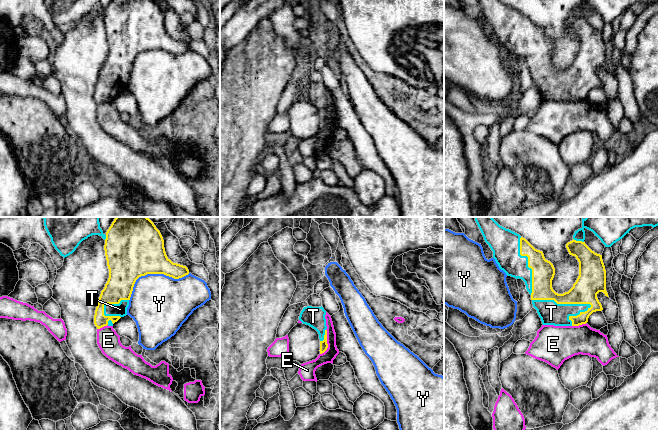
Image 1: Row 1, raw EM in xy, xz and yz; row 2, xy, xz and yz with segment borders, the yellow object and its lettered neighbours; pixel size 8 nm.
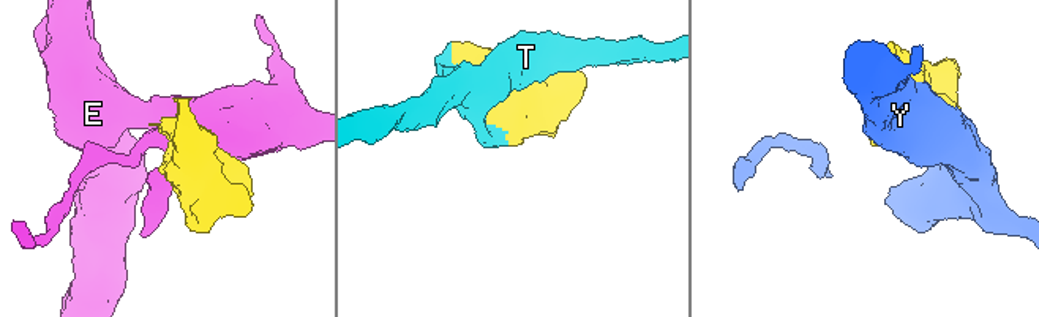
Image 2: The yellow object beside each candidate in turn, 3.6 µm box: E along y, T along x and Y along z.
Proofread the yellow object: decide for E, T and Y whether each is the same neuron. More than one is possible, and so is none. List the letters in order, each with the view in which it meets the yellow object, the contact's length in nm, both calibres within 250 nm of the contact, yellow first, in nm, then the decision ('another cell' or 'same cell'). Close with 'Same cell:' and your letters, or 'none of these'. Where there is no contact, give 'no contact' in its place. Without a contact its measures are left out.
E: xz | 220 nm | 60/110 nm | another cell
T: yz | 480 nm | 200/190 nm | same cell
Y: xy | 550 nm | 460/460 nm | another cell
Same cell: T

